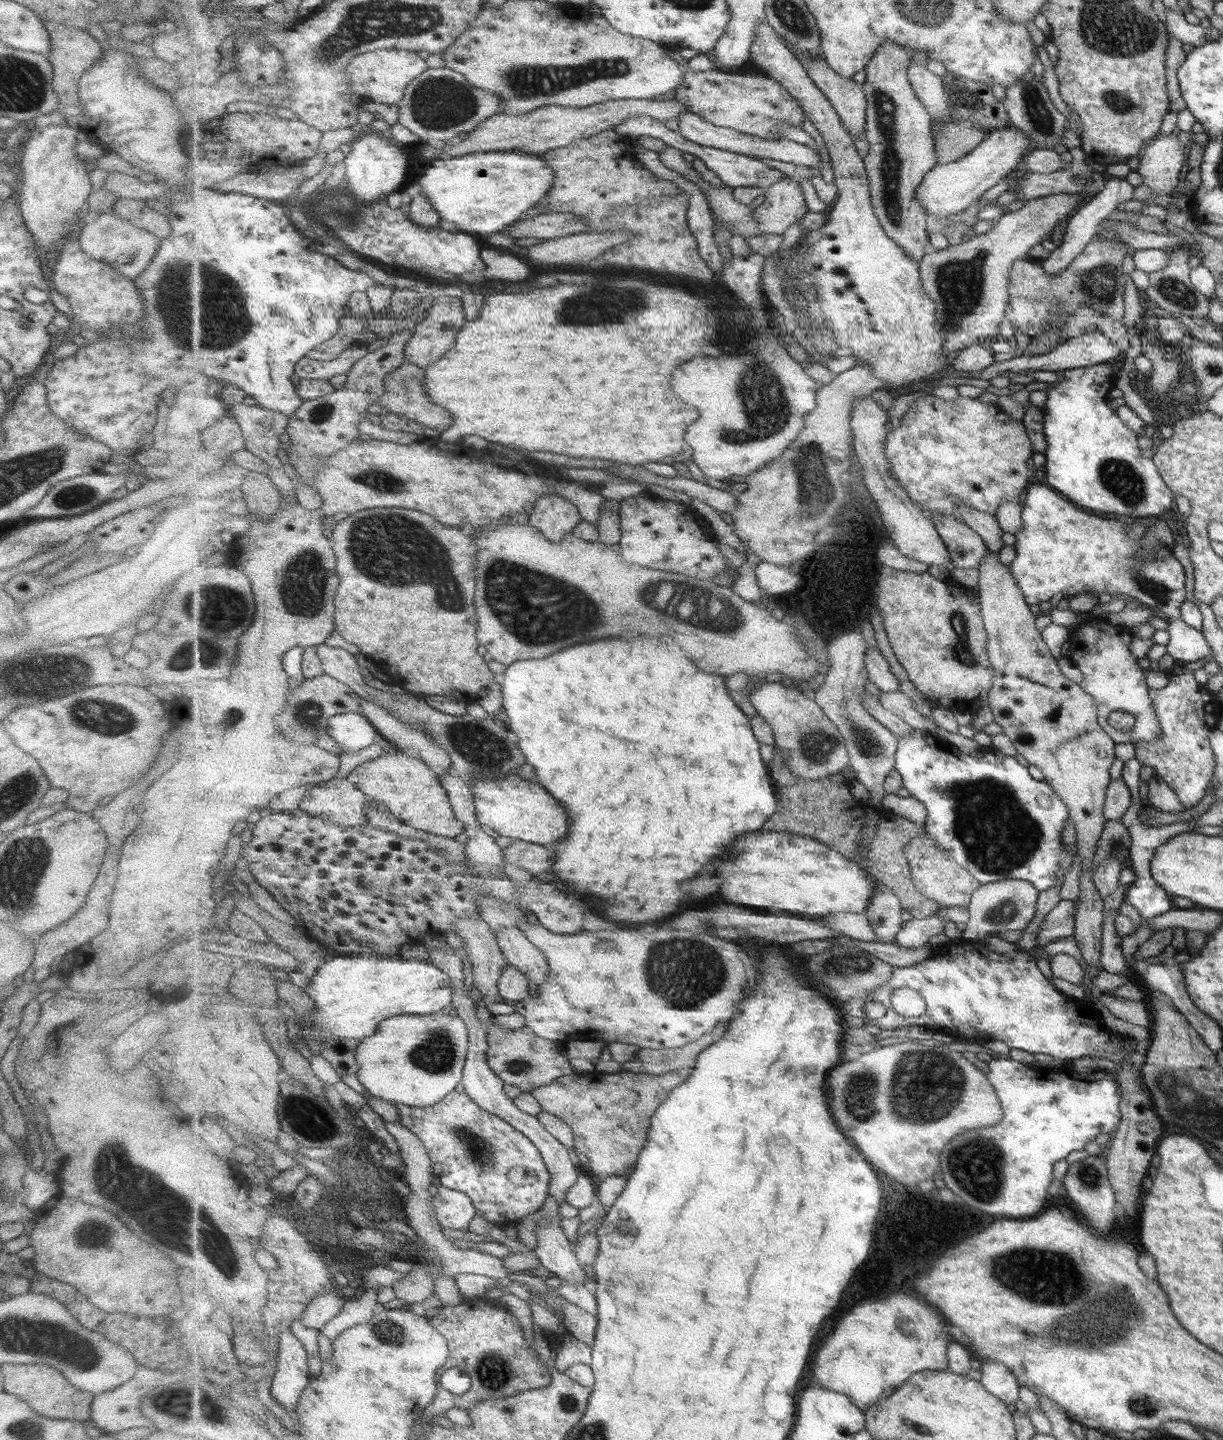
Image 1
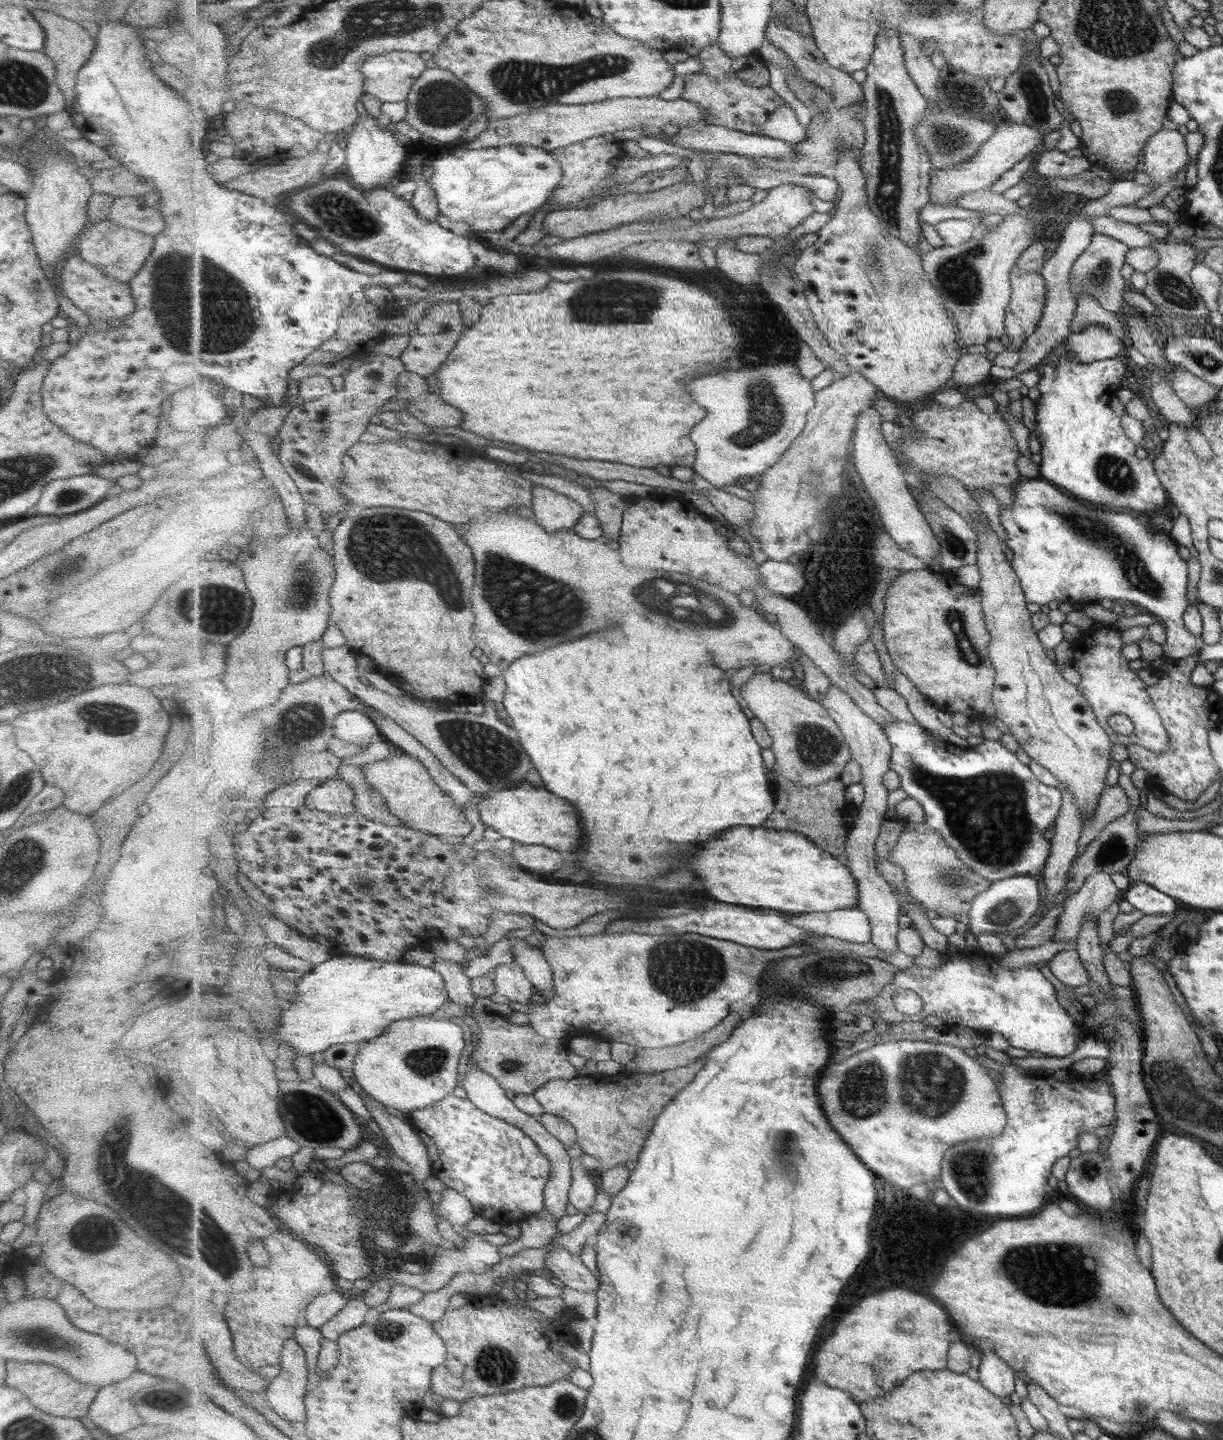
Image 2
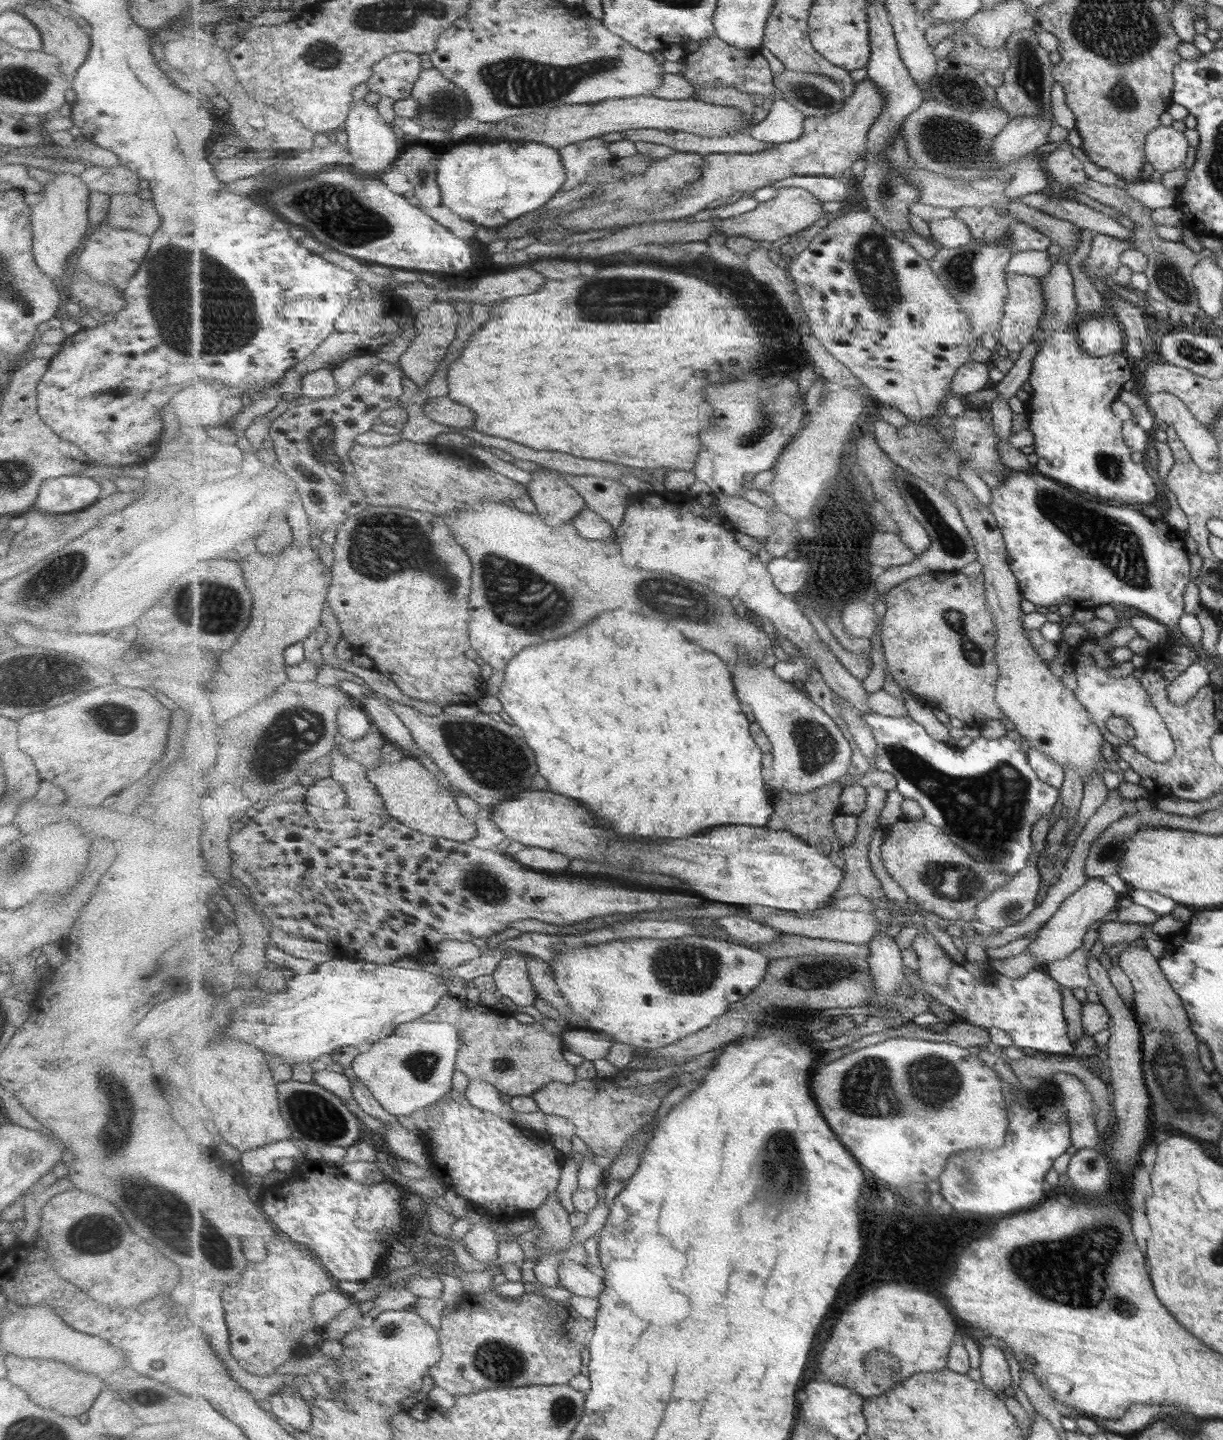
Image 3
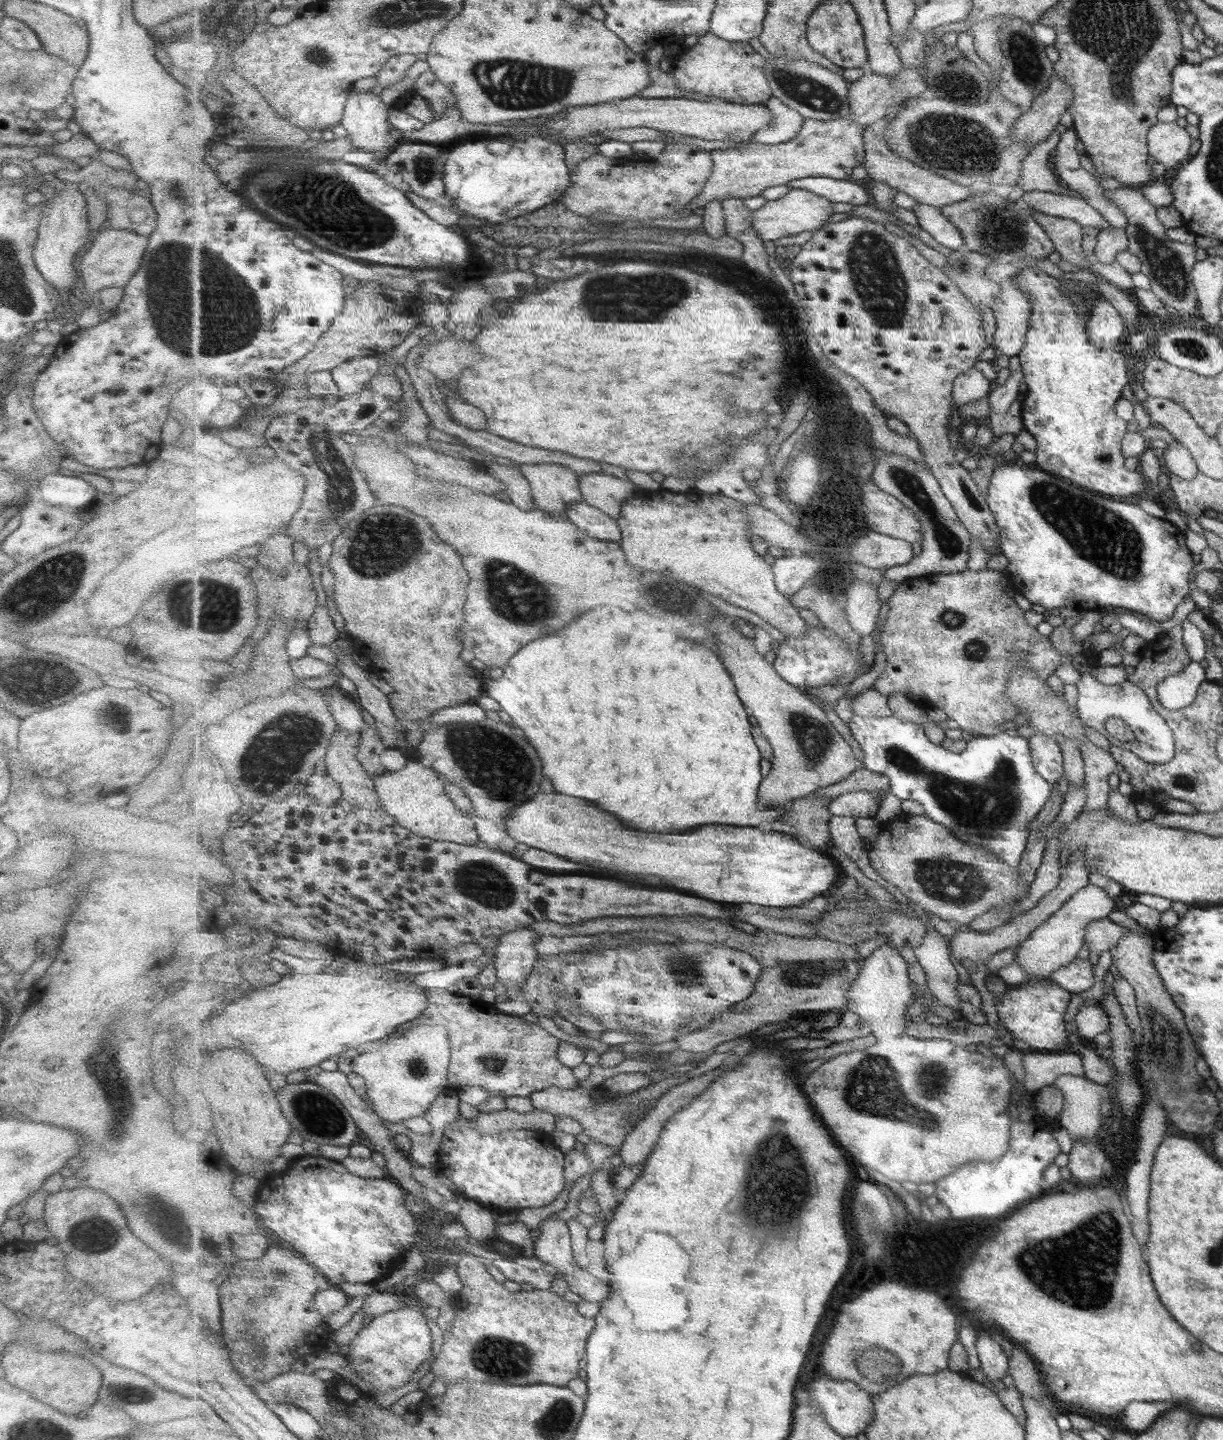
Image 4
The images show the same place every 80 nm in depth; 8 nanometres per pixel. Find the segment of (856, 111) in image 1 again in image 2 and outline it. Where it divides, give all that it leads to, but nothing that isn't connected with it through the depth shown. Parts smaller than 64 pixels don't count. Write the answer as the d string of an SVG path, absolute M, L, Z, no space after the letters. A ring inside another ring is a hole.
M773 18L770 20L766 40L773 46L778 46L778 48L794 62L802 78L813 81L817 86L829 91L834 96L835 108L847 108L848 106L862 103L862 100L865 99L862 83L855 82L849 73L831 66L830 62L825 58L825 55L818 47L818 43L815 39L804 37L795 29L786 27L784 20Z

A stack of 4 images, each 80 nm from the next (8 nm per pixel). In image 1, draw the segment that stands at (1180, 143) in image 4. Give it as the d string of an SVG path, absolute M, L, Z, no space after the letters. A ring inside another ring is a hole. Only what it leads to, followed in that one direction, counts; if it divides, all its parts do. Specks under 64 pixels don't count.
M1171 133L1167 136L1160 135L1159 138L1153 139L1152 143L1144 147L1133 168L1141 176L1142 184L1149 186L1151 194L1166 195L1177 184L1177 176L1181 172L1183 160L1185 160L1185 154L1177 142L1177 136Z

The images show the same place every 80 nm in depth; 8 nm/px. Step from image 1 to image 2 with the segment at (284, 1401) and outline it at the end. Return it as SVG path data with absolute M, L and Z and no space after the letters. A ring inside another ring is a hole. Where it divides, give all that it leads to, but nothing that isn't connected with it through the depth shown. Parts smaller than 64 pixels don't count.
M295 1340L287 1342L282 1352L281 1372L271 1380L262 1397L274 1412L288 1422L306 1422L306 1393L309 1384L307 1357Z

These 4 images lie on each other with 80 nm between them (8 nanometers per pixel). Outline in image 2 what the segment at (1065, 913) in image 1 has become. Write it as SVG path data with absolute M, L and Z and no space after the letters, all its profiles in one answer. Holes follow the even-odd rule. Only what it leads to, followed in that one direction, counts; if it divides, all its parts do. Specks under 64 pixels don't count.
M1062 902L1051 908L1038 923L1016 936L1011 948L1031 948L1051 941L1057 930L1058 914L1062 912Z

